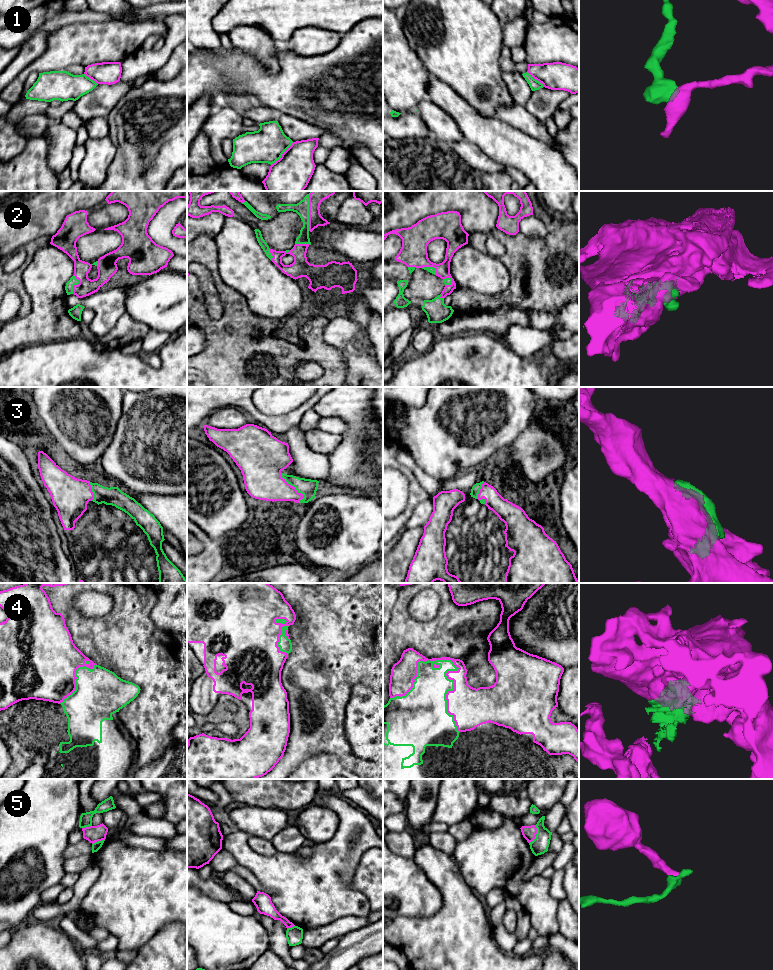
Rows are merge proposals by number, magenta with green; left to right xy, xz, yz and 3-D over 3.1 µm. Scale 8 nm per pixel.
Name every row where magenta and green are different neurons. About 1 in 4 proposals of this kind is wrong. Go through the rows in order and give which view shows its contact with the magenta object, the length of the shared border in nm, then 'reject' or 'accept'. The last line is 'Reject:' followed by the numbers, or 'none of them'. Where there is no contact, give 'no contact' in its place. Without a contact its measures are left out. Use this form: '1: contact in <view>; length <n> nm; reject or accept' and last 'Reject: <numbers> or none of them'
1: contact in xz; length 260 nm; accept
2: contact in xz; length 320 nm; accept
3: contact in xz; length 280 nm; accept
4: contact in yz; length 650 nm; accept
5: contact in yz; length 160 nm; reject
Reject: 5

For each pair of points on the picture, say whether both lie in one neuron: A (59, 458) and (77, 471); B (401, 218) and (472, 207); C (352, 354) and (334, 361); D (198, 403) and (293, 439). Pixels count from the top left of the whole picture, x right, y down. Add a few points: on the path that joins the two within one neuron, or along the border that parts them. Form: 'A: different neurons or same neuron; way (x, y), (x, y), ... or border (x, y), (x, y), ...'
A: same neuron; way (63, 460), (73, 468)
B: same neuron; way (419, 202), (454, 202)
C: different neurons; border (325, 343), (342, 352), (347, 376)
D: different neurons; border (297, 425), (283, 433)

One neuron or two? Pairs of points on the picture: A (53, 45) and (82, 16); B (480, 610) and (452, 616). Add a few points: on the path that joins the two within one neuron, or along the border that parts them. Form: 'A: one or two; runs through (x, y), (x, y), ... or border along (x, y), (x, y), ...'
A: two; border along (98, 21), (70, 23), (53, 32)
B: one; runs through (473, 616), (459, 616)

